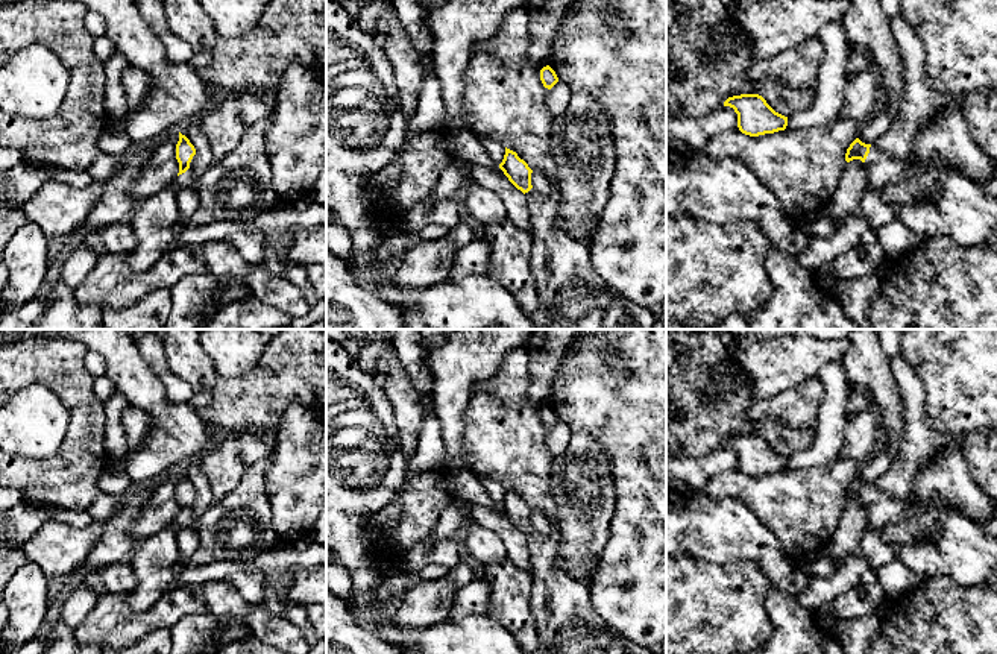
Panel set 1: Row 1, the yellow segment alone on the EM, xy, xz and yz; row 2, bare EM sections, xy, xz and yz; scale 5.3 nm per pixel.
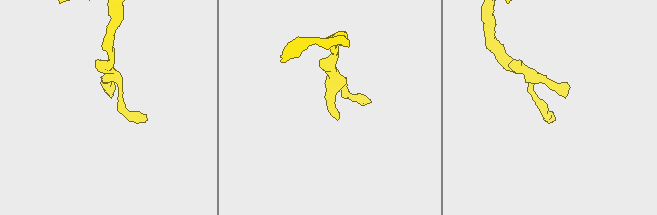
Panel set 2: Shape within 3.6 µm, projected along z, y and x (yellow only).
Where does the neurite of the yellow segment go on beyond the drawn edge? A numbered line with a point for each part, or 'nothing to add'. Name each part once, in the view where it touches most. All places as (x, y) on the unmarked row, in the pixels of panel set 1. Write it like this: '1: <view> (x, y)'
1: xy (185, 519)

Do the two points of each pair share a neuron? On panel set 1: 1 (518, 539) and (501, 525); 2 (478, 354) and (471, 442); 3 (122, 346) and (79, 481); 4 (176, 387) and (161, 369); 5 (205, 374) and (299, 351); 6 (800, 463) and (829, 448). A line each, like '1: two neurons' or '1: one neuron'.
1: one neuron
2: two neurons
3: two neurons
4: one neuron
5: two neurons
6: one neuron

